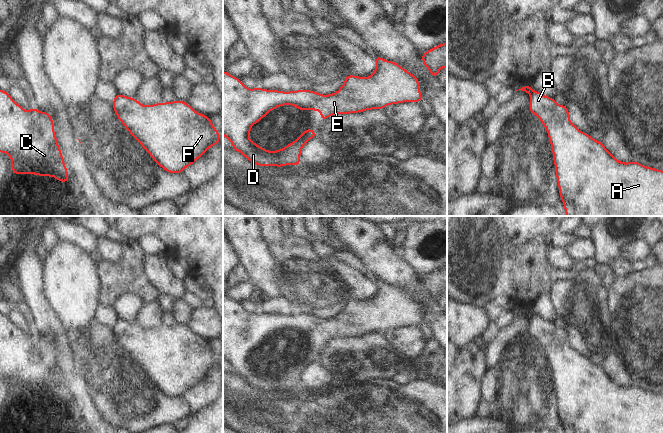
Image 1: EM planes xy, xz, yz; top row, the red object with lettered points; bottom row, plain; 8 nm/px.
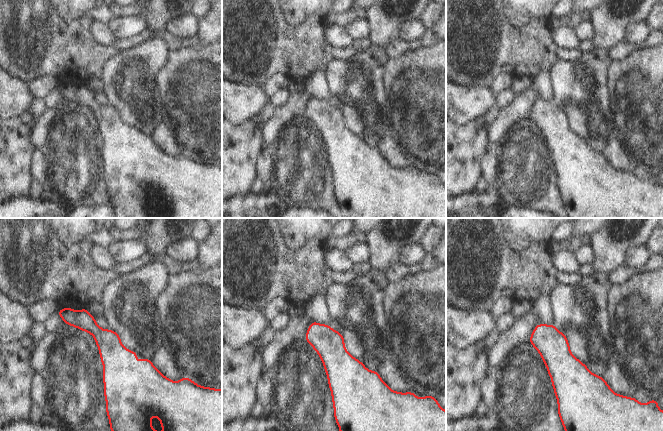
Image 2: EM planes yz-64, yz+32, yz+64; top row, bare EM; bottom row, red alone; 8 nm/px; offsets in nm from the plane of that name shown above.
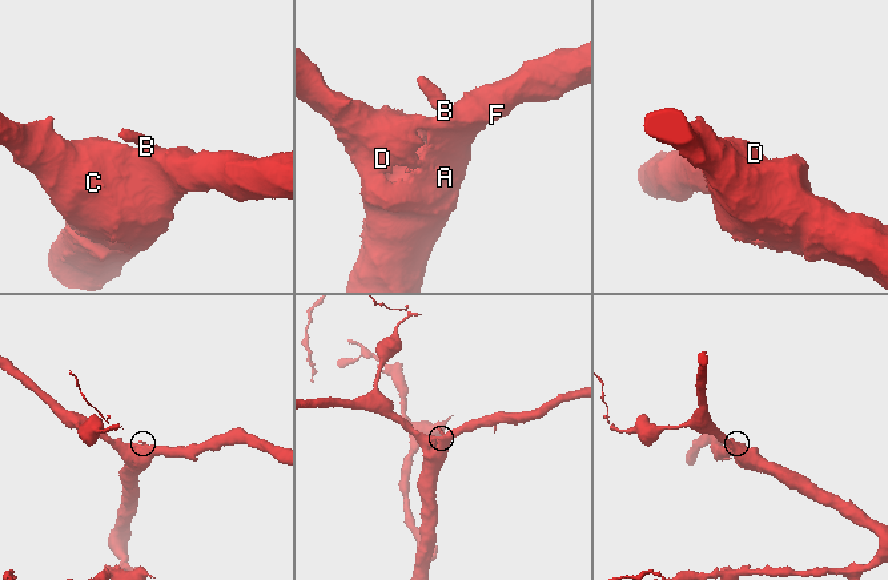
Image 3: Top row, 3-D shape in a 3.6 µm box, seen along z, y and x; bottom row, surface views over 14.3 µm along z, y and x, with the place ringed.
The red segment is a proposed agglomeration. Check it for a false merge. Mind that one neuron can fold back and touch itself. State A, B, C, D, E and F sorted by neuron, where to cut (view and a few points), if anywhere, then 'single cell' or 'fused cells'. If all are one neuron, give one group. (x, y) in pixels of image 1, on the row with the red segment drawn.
groups A B C D E F; cut none; single cell

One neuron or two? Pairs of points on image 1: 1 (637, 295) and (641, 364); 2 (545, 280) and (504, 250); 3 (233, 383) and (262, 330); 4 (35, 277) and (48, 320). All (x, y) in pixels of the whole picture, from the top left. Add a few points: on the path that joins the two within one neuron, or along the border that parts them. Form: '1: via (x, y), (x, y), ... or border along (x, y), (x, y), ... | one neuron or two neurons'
1: via (640, 312), (641, 347) | one neuron
2: via (535, 270), (531, 266), (520, 266), (514, 260) | one neuron
3: border along (233, 372), (240, 375), (254, 387) | two neurons
4: via (35, 288), (35, 302), (39, 309) | one neuron

